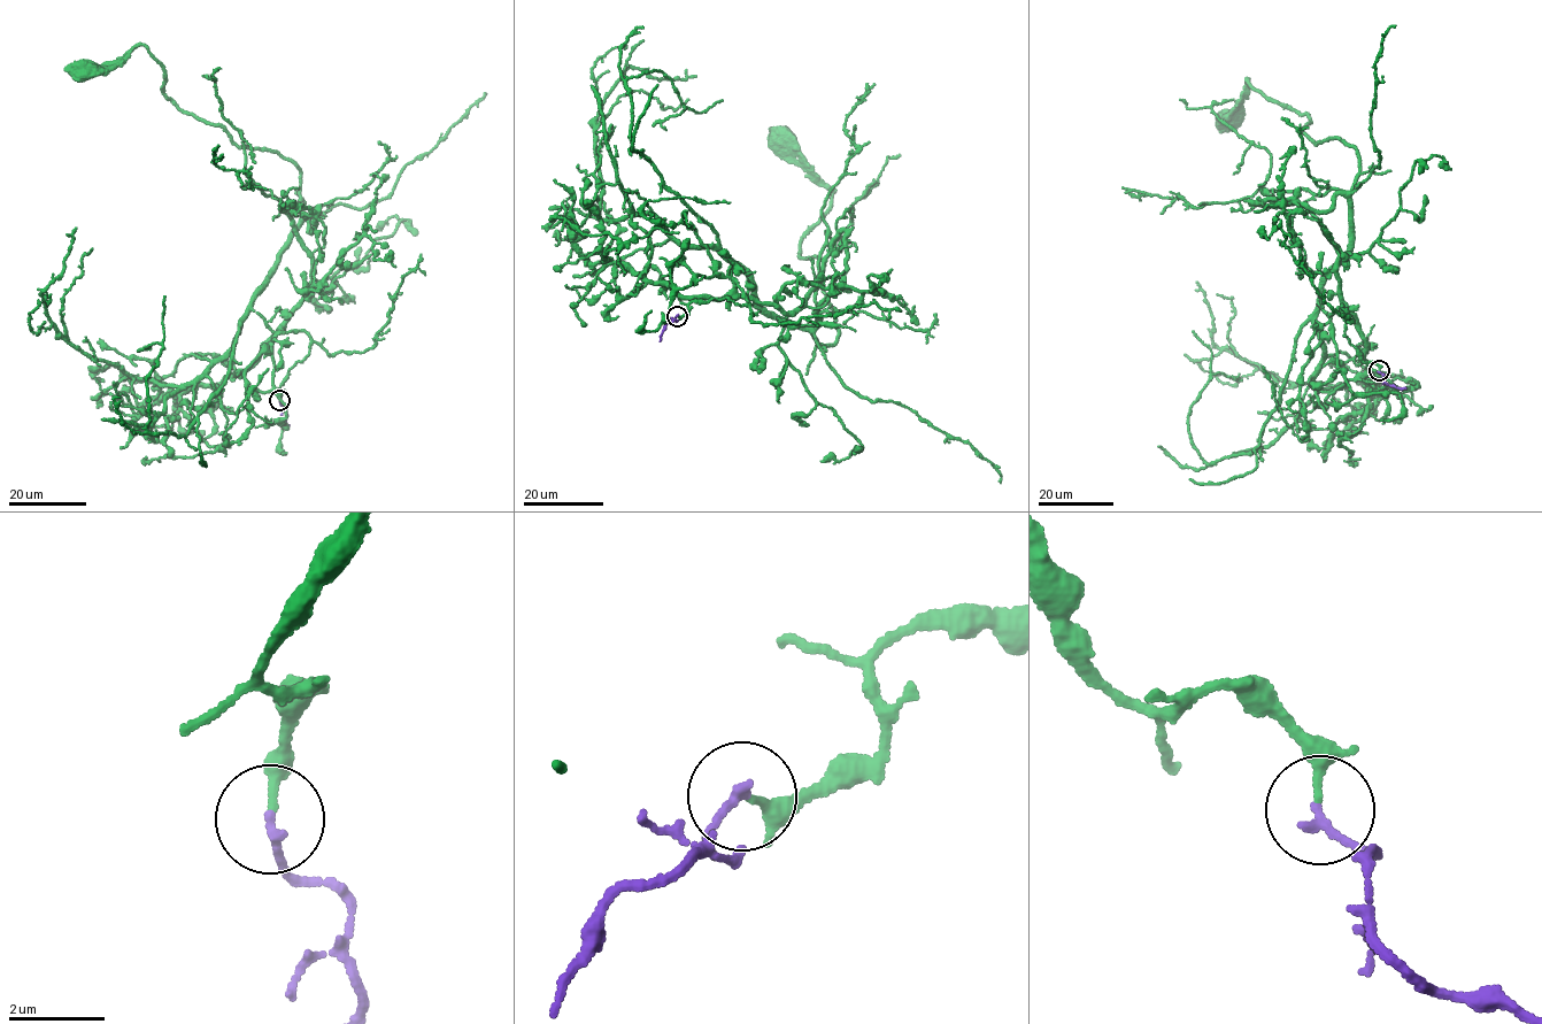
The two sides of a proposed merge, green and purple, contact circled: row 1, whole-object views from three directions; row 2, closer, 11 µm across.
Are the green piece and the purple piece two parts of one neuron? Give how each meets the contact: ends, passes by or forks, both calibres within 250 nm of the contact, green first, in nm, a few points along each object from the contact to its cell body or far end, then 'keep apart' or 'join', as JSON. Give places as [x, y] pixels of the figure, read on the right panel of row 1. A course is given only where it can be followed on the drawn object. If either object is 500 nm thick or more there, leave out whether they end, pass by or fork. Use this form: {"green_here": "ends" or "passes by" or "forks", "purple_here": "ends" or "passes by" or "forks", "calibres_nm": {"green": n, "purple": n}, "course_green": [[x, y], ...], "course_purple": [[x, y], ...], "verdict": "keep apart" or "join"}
{"green_here": "passes by", "purple_here": "ends", "calibres_nm": {"green": 150, "purple": 200}, "course_green": [[1379, 370], [1330, 315], [1338, 252], [1295, 202], [1325, 212], [1359, 155], [1247, 78], [1230, 120]], "course_purple": [[1379, 371], [1389, 386], [1405, 389]], "verdict": "join"}

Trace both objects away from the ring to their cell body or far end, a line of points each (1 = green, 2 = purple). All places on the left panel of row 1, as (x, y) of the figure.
1: (279, 400), (309, 335), (278, 332), (324, 240), (299, 169), (166, 98), (144, 45), (84, 70)
2: (279, 401), (285, 406), (284, 418), (288, 426)

